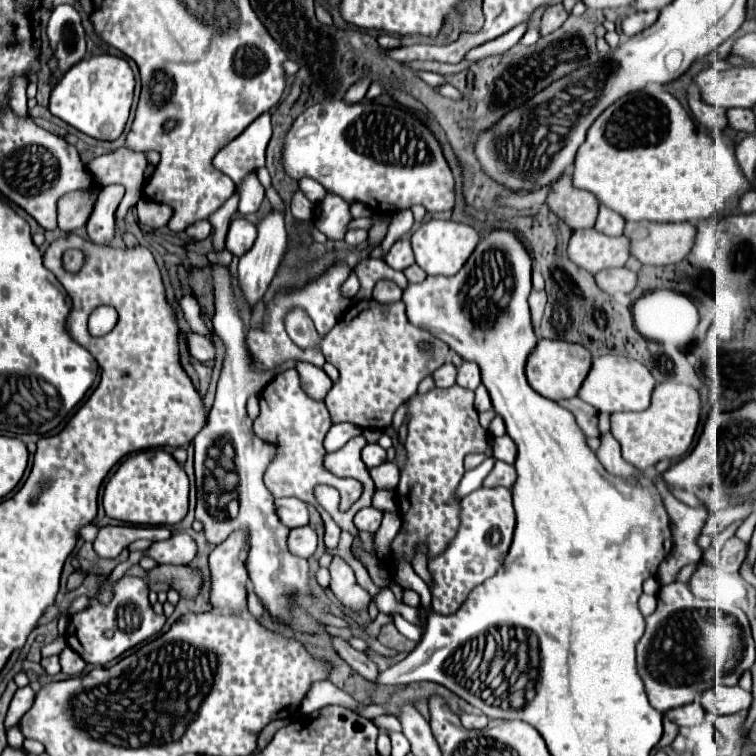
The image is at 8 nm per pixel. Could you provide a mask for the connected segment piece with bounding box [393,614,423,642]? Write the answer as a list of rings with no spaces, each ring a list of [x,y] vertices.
[[[395,614],[393,618],[395,618],[395,626],[397,626],[397,630],[399,630],[405,638],[409,638],[409,640],[413,640],[413,642],[419,642],[419,640],[421,640],[423,630],[421,630],[419,626],[415,626],[415,624],[403,620],[399,614]]]

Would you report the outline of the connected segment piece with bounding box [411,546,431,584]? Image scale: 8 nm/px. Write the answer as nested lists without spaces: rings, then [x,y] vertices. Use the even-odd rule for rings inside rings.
[[[419,546],[419,550],[415,550],[415,562],[411,562],[413,570],[429,584],[431,582],[431,576],[429,576],[429,570],[427,570],[427,558],[423,558],[423,546]]]

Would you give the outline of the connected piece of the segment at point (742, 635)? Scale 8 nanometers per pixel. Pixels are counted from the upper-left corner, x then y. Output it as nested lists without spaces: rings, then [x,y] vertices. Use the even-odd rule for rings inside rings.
[[[681,582],[661,586],[659,606],[645,618],[645,634],[637,642],[637,672],[655,710],[667,712],[673,704],[689,704],[689,700],[673,700],[673,694],[679,694],[679,690],[709,690],[717,678],[727,686],[735,686],[741,674],[753,666],[755,644],[747,616],[741,622],[739,616],[733,618],[711,610],[709,602],[693,598]],[[721,626],[725,638],[715,638]]]

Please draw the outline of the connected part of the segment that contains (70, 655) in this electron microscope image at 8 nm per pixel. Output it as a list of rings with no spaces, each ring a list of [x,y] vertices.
[[[69,646],[59,654],[59,658],[61,658],[61,670],[67,676],[79,676],[79,674],[83,674],[83,670],[87,666],[83,662],[83,658],[79,658],[79,654],[75,654],[75,650],[71,650]]]

